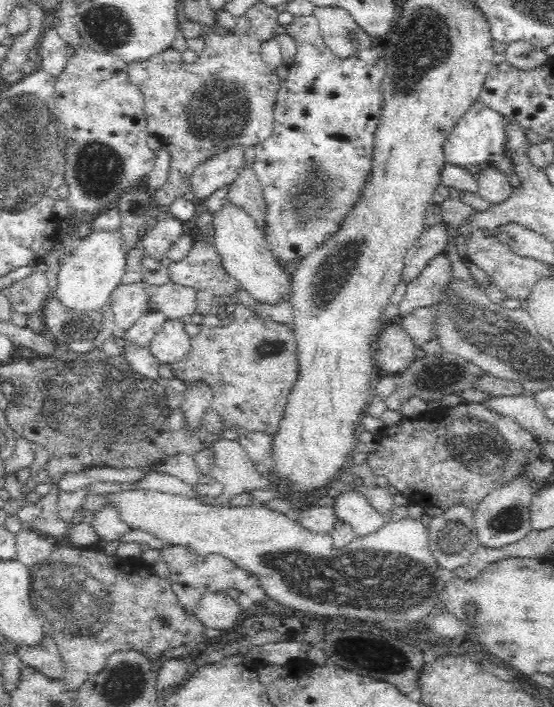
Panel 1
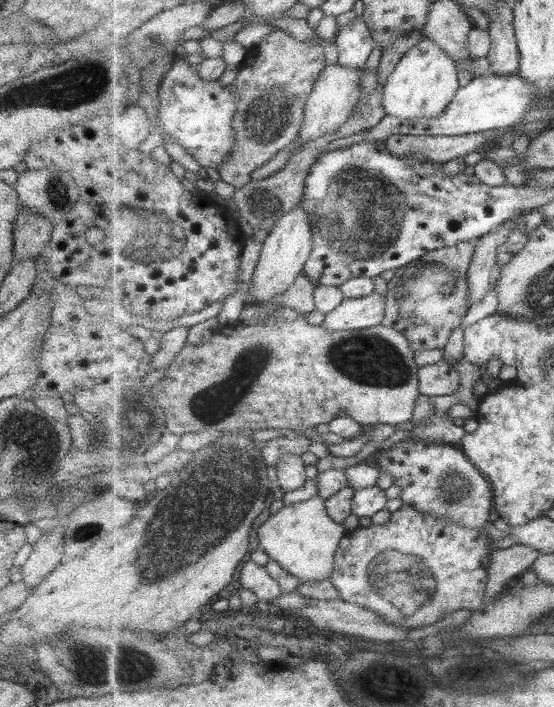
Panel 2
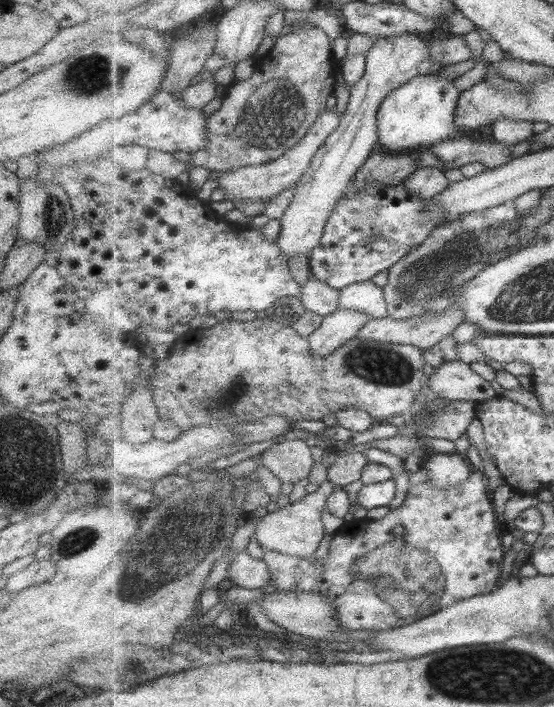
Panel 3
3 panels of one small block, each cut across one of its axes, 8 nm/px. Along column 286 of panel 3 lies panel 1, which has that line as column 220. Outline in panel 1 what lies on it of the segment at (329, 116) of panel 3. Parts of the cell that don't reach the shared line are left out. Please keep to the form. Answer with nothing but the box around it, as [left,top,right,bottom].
[191,147,244,204]

